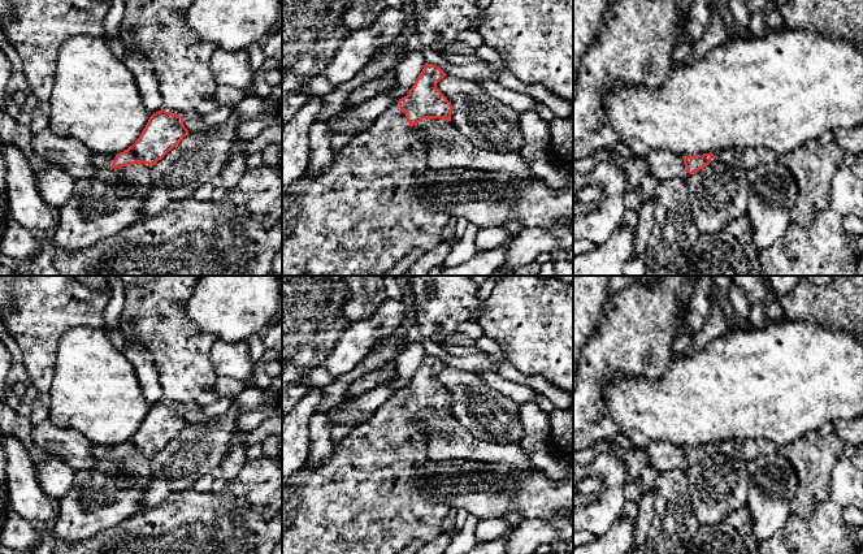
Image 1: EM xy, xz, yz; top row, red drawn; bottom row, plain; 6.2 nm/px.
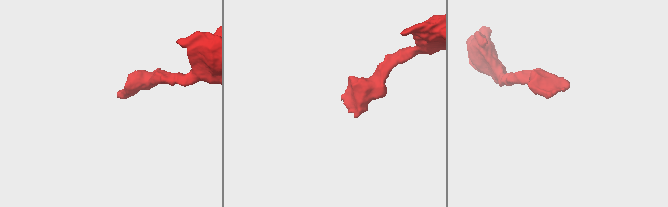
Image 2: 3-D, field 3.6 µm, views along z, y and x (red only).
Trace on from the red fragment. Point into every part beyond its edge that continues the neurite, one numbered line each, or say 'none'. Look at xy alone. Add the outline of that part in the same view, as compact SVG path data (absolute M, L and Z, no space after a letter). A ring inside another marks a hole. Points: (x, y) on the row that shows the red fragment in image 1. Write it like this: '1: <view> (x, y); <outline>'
1: xy (99, 160); M94 153L92 155L92 164L95 169L112 166L116 155L103 155L103 153Z

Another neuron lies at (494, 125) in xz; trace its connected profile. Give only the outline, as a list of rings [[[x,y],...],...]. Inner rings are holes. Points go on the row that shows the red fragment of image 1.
[[[447,74],[437,88],[452,105],[451,122],[474,146],[519,153],[520,113],[490,96],[476,81]]]

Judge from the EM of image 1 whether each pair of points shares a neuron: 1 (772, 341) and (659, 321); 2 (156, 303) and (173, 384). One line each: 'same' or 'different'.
1: different
2: same

